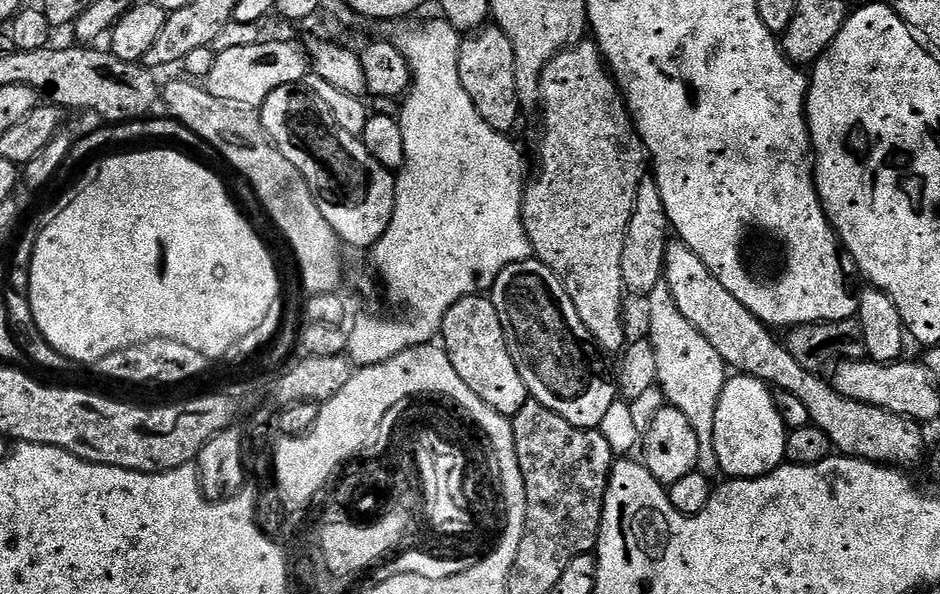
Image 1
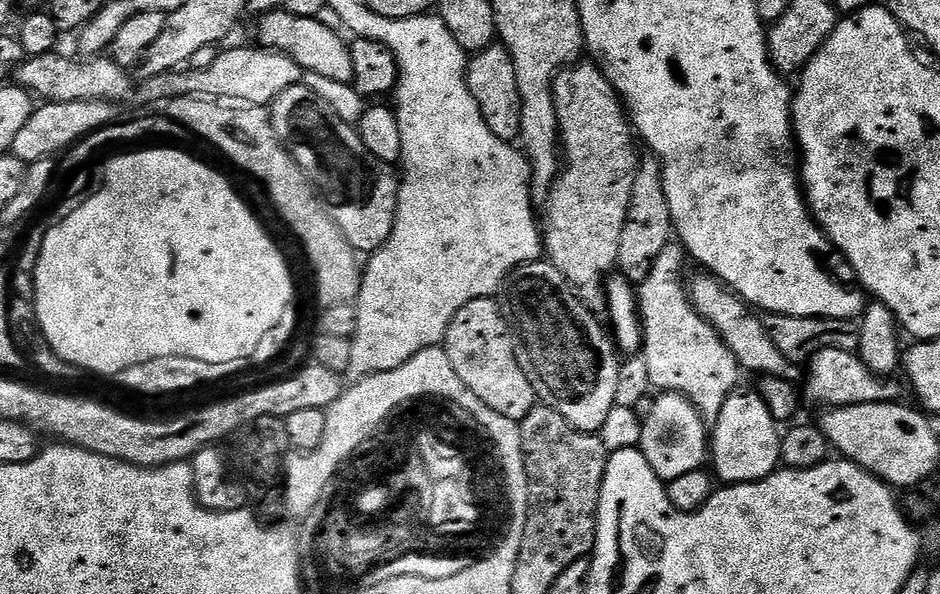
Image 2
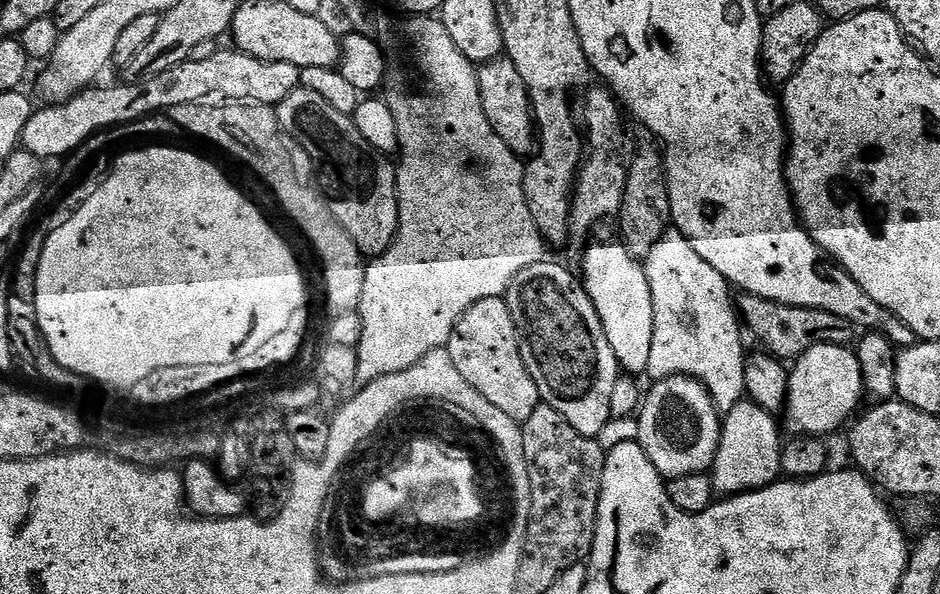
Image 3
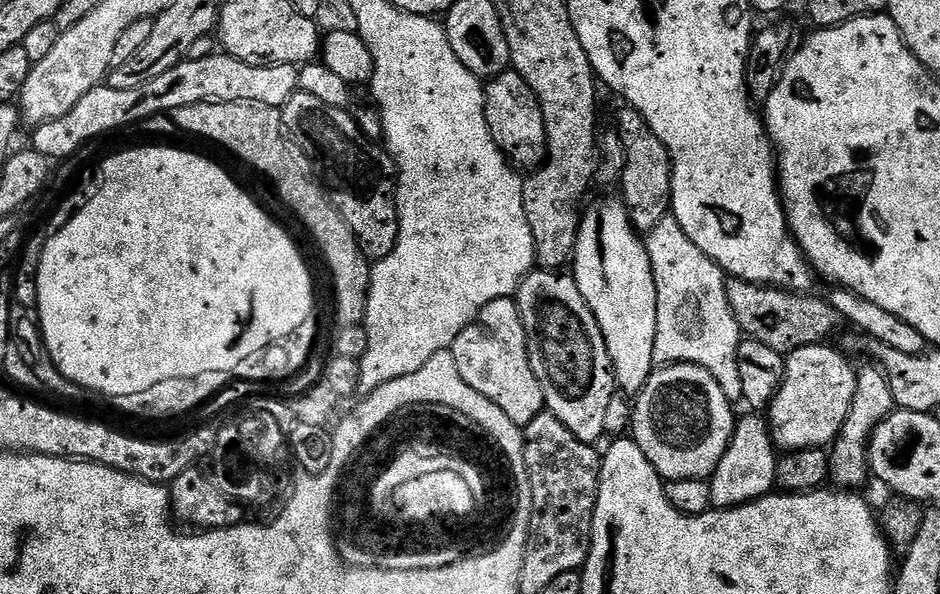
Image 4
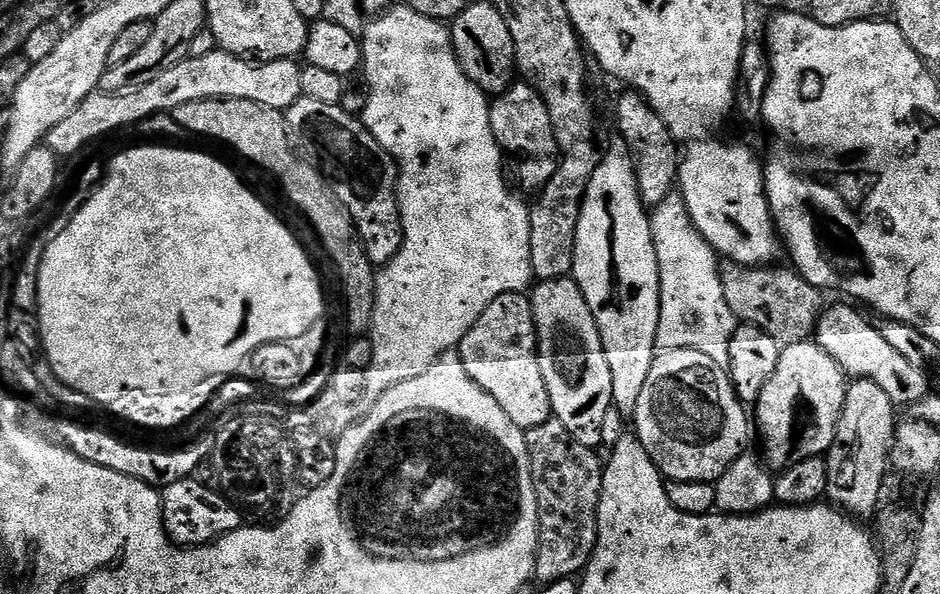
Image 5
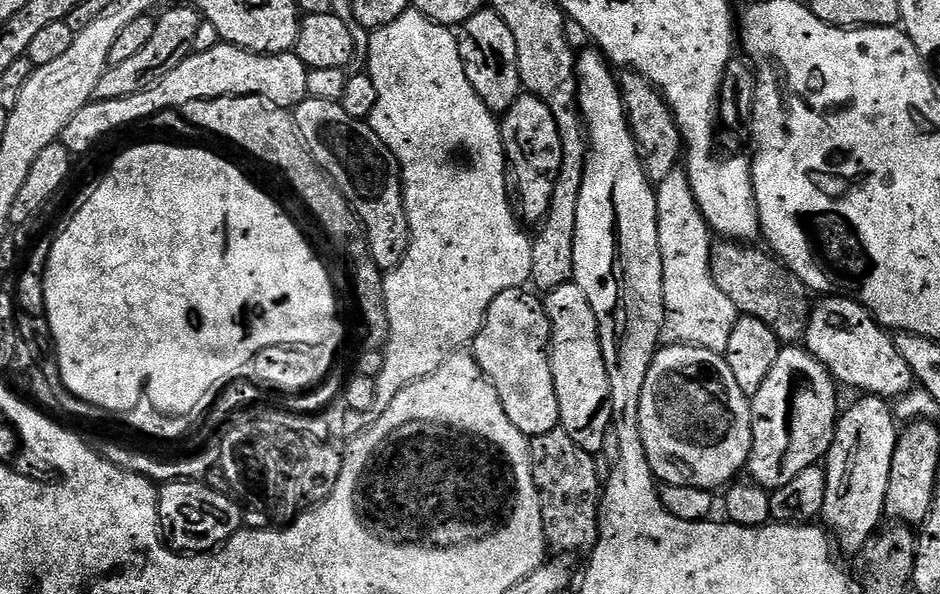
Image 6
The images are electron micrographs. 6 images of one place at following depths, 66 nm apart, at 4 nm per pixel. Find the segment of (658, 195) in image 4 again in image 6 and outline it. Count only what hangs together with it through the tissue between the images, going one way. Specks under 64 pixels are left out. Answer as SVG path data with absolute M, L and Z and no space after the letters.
M625 69L618 78L620 93L623 98L624 108L627 110L628 126L636 140L636 148L644 163L645 175L649 181L660 183L675 169L681 159L683 140L680 128L677 126L676 116L670 110L664 95L659 89L653 87L644 75Z

